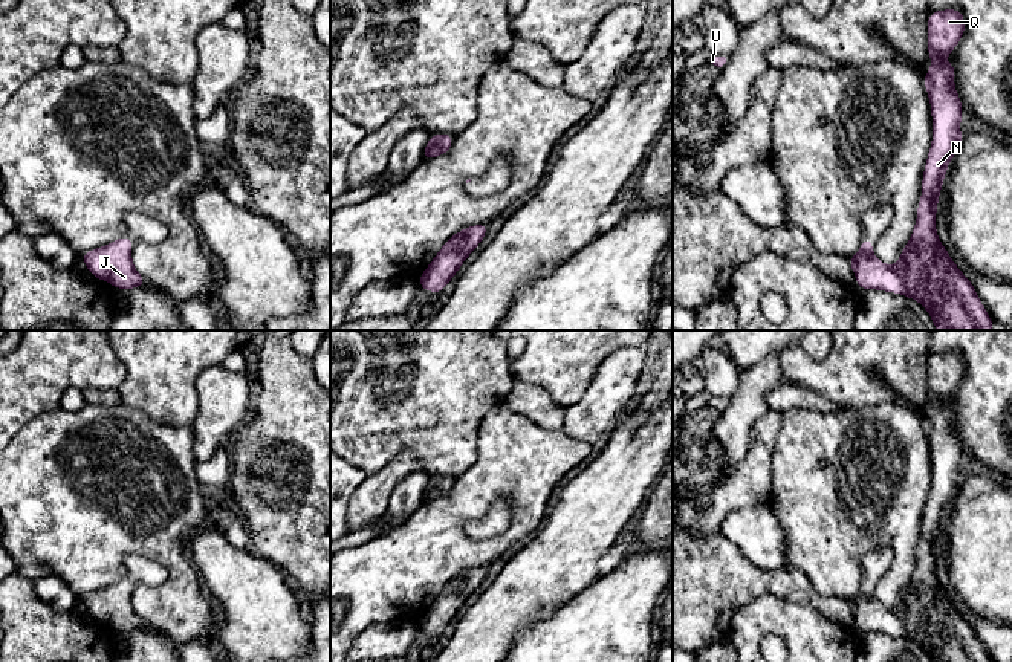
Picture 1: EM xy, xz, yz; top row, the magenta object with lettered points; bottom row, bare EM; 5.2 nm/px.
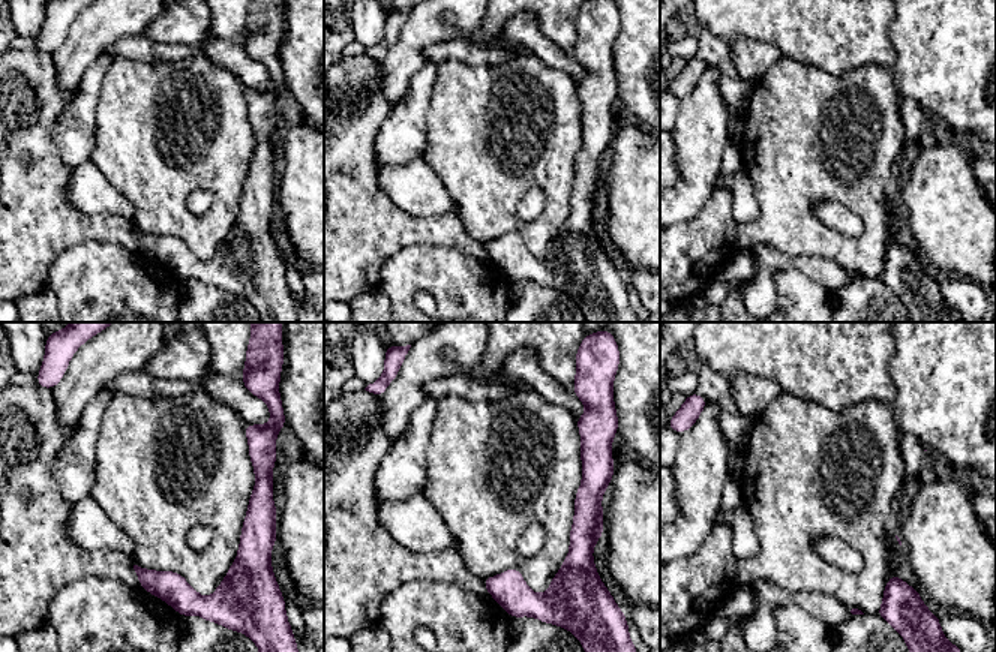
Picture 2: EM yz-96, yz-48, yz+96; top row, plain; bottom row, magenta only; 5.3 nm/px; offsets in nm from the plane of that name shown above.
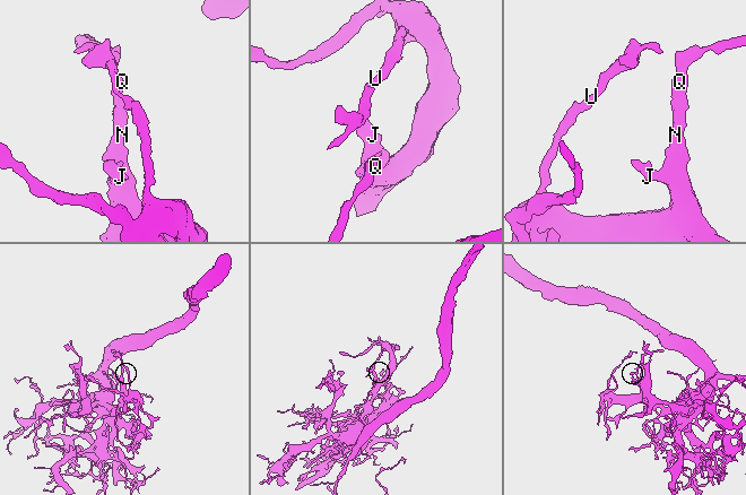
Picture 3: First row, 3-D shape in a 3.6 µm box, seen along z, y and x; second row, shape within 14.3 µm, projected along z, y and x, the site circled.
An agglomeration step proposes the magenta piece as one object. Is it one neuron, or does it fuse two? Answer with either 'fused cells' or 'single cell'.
single cell

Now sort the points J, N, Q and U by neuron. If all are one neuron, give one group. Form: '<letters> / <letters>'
J N Q U

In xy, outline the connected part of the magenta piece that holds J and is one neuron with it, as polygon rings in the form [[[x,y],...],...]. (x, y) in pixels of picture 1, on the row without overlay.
[[[128,578],[115,582],[110,587],[92,592],[79,599],[89,615],[116,631],[133,631],[145,628],[147,622],[136,615],[131,605],[131,590],[135,582]]]

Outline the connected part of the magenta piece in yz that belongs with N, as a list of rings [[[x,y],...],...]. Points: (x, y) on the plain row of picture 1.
[[[958,352],[934,353],[928,359],[928,396],[933,401],[931,413],[923,419],[933,457],[933,486],[928,495],[922,523],[922,541],[917,549],[917,563],[899,604],[894,608],[881,605],[873,598],[873,584],[862,579],[861,593],[847,599],[858,631],[877,631],[896,634],[917,642],[933,662],[991,662],[983,650],[972,625],[962,616],[948,598],[936,575],[936,550],[949,503],[958,492],[963,482],[960,477],[960,462],[963,456],[958,434],[954,431],[955,410],[945,404],[945,398],[952,394],[965,376],[965,359]]]

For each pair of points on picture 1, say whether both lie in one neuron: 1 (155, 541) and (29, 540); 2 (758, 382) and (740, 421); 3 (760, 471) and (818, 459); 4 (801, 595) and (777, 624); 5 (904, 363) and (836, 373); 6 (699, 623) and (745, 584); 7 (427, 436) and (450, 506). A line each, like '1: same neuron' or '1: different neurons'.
1: same neuron
2: same neuron
3: different neurons
4: different neurons
5: same neuron
6: same neuron
7: different neurons

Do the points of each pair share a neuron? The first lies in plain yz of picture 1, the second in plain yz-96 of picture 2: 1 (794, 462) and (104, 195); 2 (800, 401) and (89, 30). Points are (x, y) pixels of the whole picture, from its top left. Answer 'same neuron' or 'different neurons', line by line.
1: different neurons
2: different neurons

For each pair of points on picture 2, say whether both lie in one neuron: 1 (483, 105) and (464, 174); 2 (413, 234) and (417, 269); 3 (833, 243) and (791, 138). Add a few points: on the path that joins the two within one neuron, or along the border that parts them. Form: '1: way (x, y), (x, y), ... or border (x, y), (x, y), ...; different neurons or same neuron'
1: way (483, 122), (483, 155), (480, 158); same neuron
2: border (449, 248), (408, 245), (384, 264); different neurons
3: way (806, 221), (791, 206), (791, 165); same neuron

